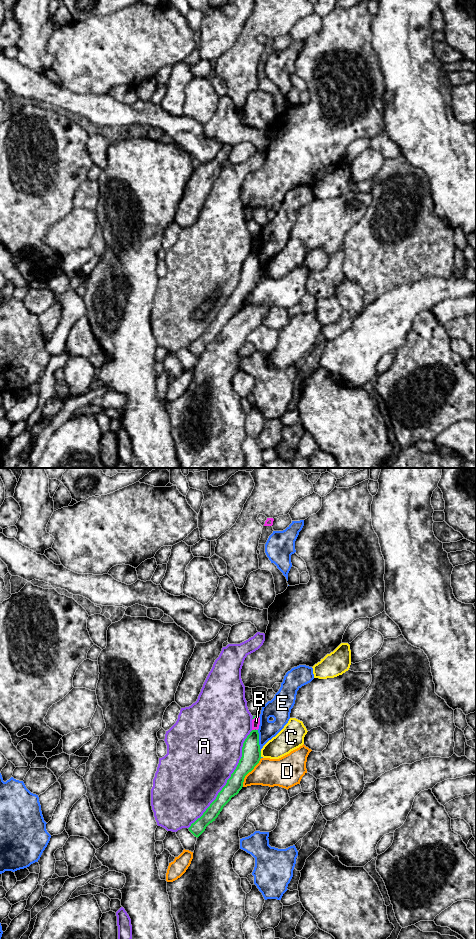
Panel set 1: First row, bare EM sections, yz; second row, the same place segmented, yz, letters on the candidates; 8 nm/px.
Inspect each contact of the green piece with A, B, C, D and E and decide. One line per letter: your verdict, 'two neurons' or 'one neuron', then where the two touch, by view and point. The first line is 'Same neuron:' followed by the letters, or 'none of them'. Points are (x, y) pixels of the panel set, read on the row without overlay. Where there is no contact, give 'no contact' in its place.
Same neuron: none of them
A: two neurons; meets green in yz at (227, 300)
B: two neurons; meets green in yz at (255, 249)
C: two neurons; meets green in yz at (260, 274)
D: two neurons; meets green in yz at (249, 291)
E: two neurons; meets green in yz at (258, 261)

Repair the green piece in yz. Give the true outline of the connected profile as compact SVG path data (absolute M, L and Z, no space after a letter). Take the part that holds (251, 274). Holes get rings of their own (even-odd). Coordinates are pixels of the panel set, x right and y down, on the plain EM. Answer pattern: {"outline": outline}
{"outline": "M255 249L245 259L242 267L242 277L231 297L227 300L226 305L203 335L188 348L195 357L198 358L205 351L206 347L215 341L231 318L239 313L243 307L245 296L254 289L260 279L259 253Z"}

